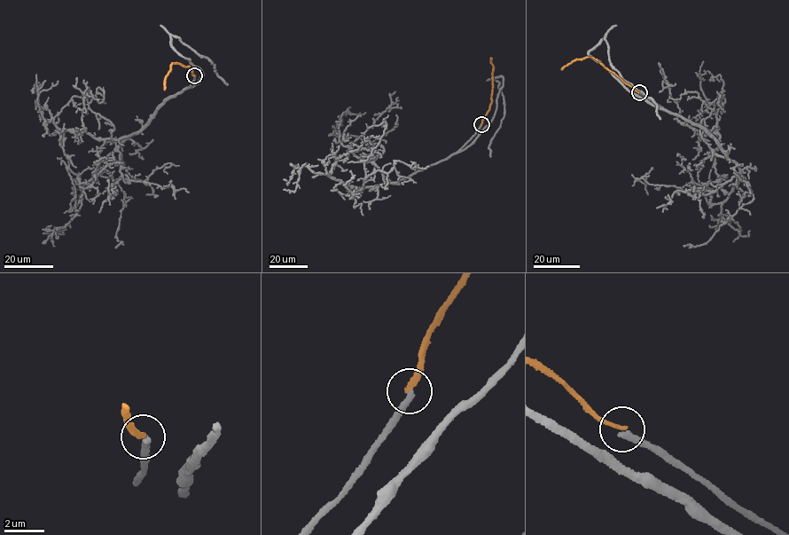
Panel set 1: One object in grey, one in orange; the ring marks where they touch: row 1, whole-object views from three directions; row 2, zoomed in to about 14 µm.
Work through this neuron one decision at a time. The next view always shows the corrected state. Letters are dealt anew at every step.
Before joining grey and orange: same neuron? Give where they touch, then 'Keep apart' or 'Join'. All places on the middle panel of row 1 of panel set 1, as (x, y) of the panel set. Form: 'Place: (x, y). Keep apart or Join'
Place: (481, 124). Keep apart

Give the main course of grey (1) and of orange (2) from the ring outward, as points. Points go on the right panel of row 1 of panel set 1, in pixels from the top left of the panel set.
1: (638, 92), (696, 123), (733, 161), (741, 177), (715, 219), (740, 235), (748, 234)
2: (638, 92), (591, 57), (576, 59), (561, 69)

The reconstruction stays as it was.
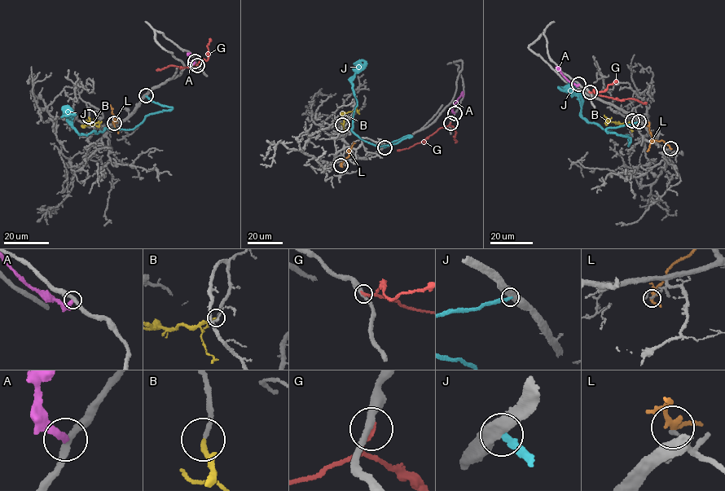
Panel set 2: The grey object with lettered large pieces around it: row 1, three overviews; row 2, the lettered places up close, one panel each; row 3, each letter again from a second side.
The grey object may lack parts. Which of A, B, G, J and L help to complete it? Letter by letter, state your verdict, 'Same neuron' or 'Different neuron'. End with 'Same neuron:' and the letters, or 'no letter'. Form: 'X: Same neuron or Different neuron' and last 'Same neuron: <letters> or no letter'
A: Different neuron
B: Same neuron
G: Different neuron
J: Different neuron
L: Different neuron
Same neuron: B

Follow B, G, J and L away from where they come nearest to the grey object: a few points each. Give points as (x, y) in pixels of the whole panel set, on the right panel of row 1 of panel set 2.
B: (633, 121), (623, 123), (607, 120), (606, 124), (604, 122)
G: (589, 92), (619, 100), (631, 98), (646, 103)
J: (639, 121), (605, 129), (627, 136), (628, 145), (627, 135), (585, 120), (581, 94), (567, 89)
L: (670, 148), (661, 140), (652, 139), (648, 122)

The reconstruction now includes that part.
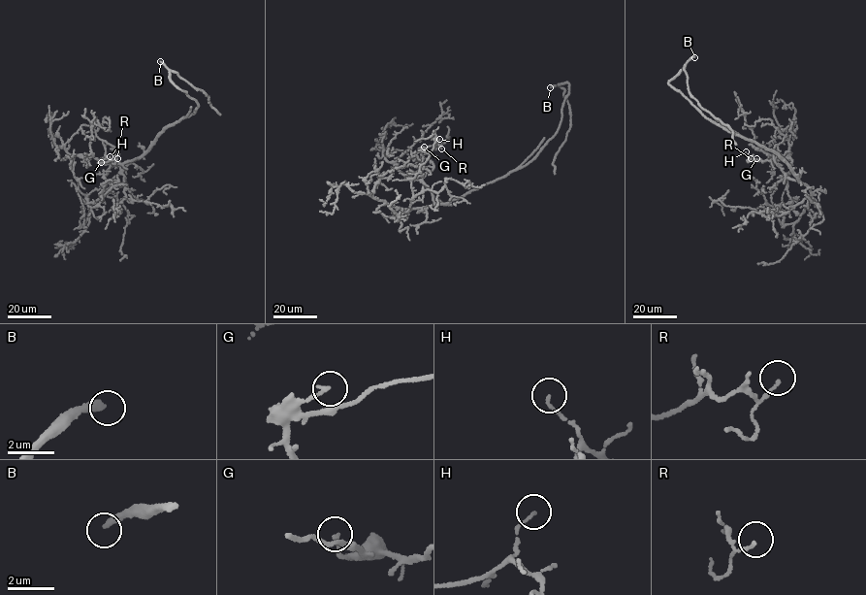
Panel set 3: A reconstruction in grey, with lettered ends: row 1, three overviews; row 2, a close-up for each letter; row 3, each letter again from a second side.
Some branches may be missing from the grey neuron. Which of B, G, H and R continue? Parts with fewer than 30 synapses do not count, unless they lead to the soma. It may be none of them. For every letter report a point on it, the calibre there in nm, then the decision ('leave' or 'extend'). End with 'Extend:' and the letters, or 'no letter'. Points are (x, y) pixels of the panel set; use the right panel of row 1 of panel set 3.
B: (694, 57) | 280 nm | extend
G: (756, 158) | 150 nm | leave
H: (746, 151) | 100 nm | leave
R: (751, 158) | 130 nm | leave
Extend: B

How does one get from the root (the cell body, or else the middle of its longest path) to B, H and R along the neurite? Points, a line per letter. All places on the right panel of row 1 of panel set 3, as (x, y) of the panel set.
B: (758, 144), (707, 118), (669, 84), (668, 82), (694, 57)
H: (758, 144), (799, 181), (775, 162), (776, 145), (770, 160), (746, 151)
R: (758, 144), (786, 162), (799, 181), (786, 178), (775, 162), (776, 145), (774, 158), (751, 158)

